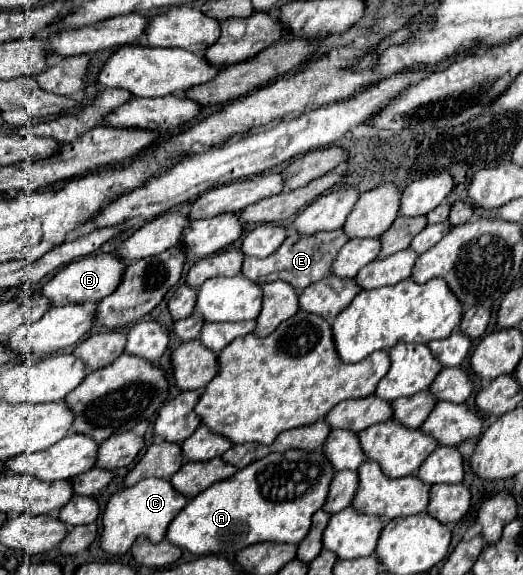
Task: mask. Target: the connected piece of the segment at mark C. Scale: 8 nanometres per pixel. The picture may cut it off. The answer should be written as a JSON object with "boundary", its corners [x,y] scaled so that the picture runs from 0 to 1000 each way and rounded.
{"boundary":[[[273,833],[254,847],[239,847],[224,854],[197,892],[197,927],[193,927],[193,951],[205,962],[235,965],[250,955],[266,930],[281,930],[293,944],[312,941],[323,910],[335,896],[358,878],[361,864],[335,854],[319,833]]]}

